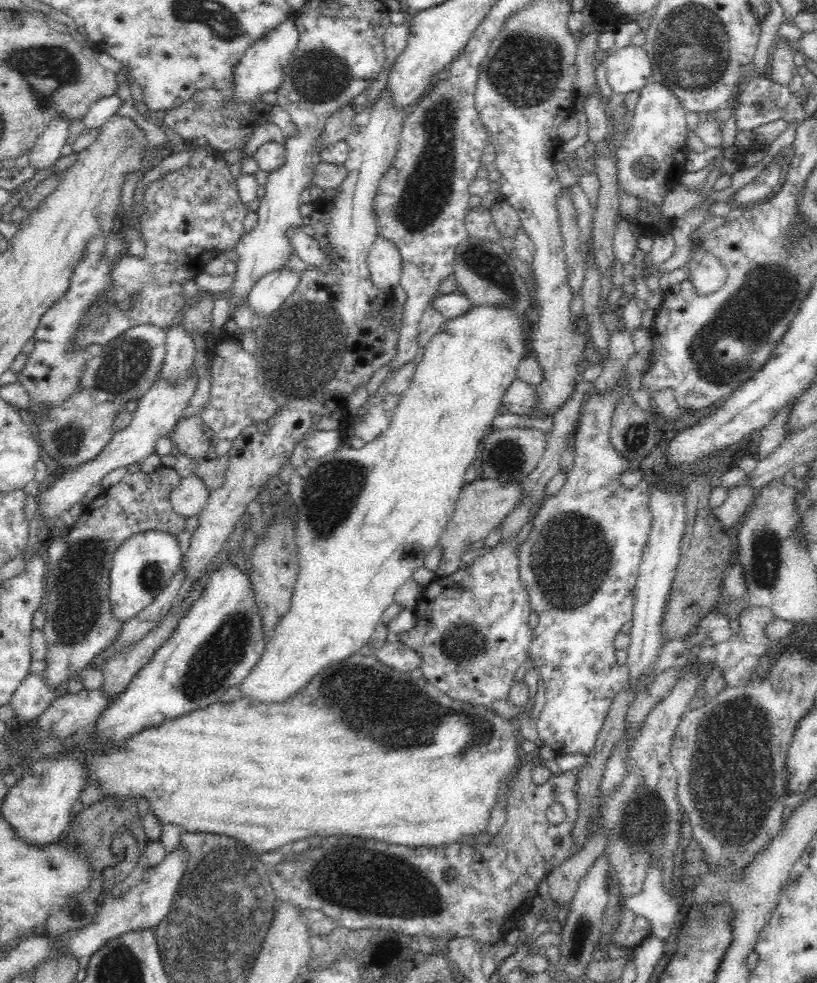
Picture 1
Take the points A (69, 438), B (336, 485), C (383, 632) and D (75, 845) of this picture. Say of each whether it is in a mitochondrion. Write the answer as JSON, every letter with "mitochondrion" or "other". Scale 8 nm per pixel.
{"A":"mitochondrion","B":"mitochondrion","C":"other","D":"other"}

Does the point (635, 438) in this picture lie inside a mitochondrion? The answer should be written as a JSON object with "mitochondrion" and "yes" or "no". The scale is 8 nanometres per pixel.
{"mitochondrion":"yes"}

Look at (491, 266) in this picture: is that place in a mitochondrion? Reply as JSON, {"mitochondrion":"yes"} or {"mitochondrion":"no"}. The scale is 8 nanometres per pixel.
{"mitochondrion":"yes"}

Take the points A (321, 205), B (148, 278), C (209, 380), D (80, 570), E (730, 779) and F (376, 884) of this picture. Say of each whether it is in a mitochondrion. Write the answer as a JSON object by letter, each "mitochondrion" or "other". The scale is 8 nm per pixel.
{"A":"other","B":"mitochondrion","C":"other","D":"mitochondrion","E":"mitochondrion","F":"mitochondrion"}

